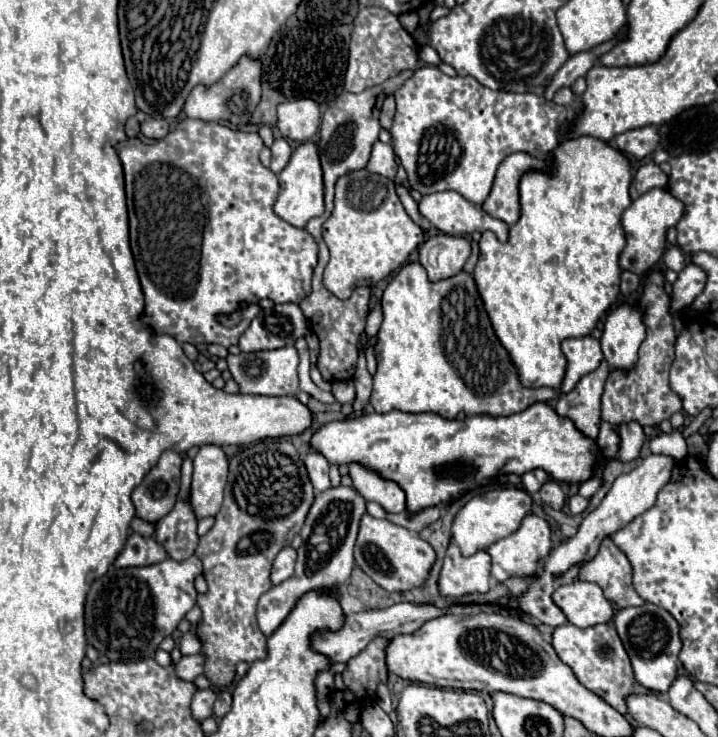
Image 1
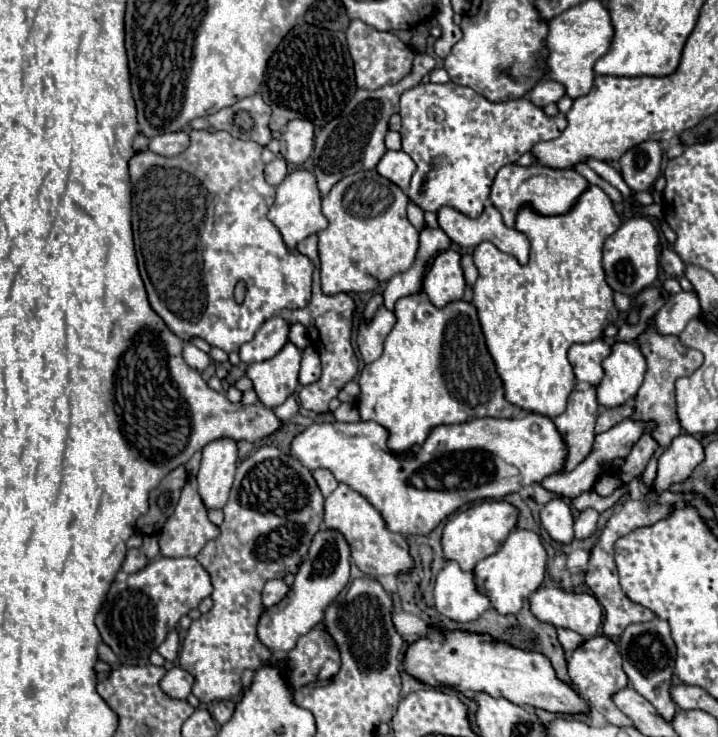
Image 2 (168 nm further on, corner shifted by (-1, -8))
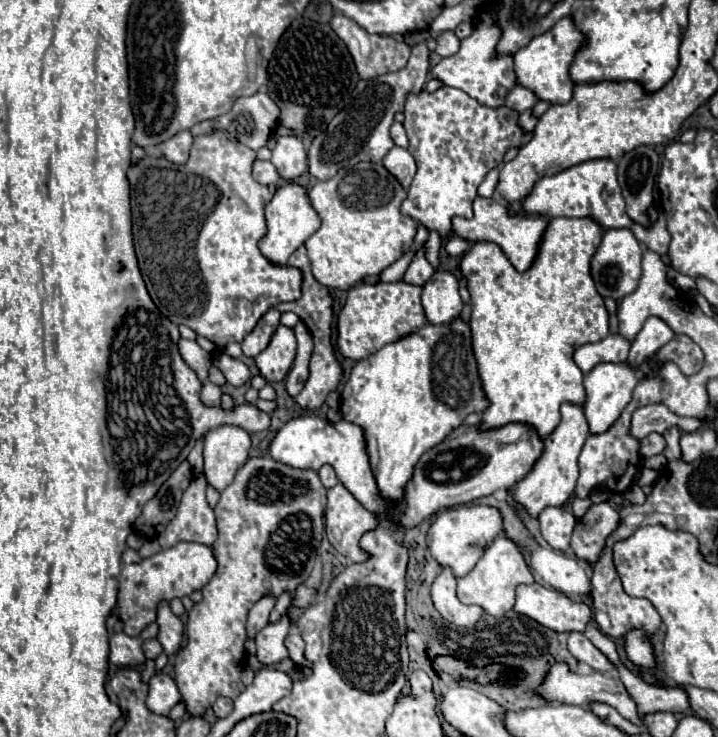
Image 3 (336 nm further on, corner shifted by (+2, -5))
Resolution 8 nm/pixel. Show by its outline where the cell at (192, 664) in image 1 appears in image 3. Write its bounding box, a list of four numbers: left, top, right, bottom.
[147,673,181,715]

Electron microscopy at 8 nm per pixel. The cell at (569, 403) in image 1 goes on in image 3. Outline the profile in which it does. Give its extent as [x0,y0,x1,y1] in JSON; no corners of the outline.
[511,403,589,517]

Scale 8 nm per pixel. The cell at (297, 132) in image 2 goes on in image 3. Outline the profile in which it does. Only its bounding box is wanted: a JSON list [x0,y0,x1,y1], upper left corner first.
[271,137,307,181]

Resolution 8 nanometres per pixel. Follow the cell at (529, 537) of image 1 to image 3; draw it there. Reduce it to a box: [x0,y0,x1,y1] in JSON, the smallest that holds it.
[457,533,535,617]

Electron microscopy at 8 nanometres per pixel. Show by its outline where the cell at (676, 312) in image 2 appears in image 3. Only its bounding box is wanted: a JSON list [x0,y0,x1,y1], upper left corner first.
[629,317,675,367]

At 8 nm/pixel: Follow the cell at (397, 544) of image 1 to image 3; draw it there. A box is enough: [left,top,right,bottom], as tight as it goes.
[325,483,377,563]

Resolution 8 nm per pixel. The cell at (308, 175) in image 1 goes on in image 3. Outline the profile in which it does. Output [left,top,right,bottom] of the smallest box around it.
[259,181,321,265]

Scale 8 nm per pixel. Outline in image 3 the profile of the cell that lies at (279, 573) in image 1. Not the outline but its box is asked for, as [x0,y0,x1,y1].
[245,595,275,653]

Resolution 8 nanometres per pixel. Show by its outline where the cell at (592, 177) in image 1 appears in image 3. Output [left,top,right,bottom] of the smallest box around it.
[461,217,609,439]

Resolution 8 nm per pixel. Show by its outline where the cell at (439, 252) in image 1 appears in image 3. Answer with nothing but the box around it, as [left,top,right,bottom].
[423,271,463,323]

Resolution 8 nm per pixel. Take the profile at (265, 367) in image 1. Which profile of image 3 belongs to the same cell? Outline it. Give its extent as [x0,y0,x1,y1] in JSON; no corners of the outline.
[255,325,297,383]

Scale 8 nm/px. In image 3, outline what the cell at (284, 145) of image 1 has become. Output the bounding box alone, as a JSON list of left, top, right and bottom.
[253,161,277,187]

